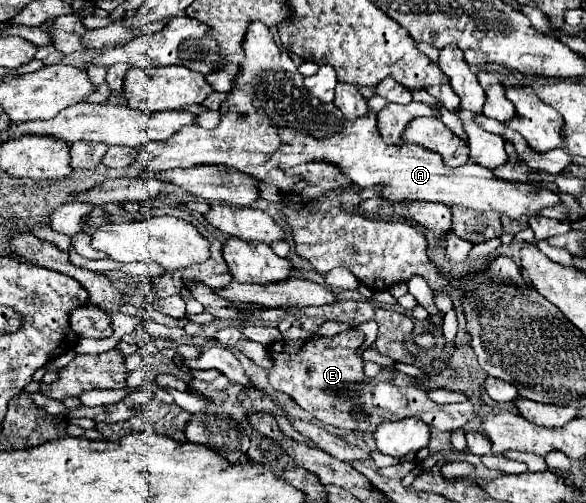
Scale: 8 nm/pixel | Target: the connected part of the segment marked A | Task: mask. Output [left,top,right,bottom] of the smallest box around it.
[137,20,561,220]

